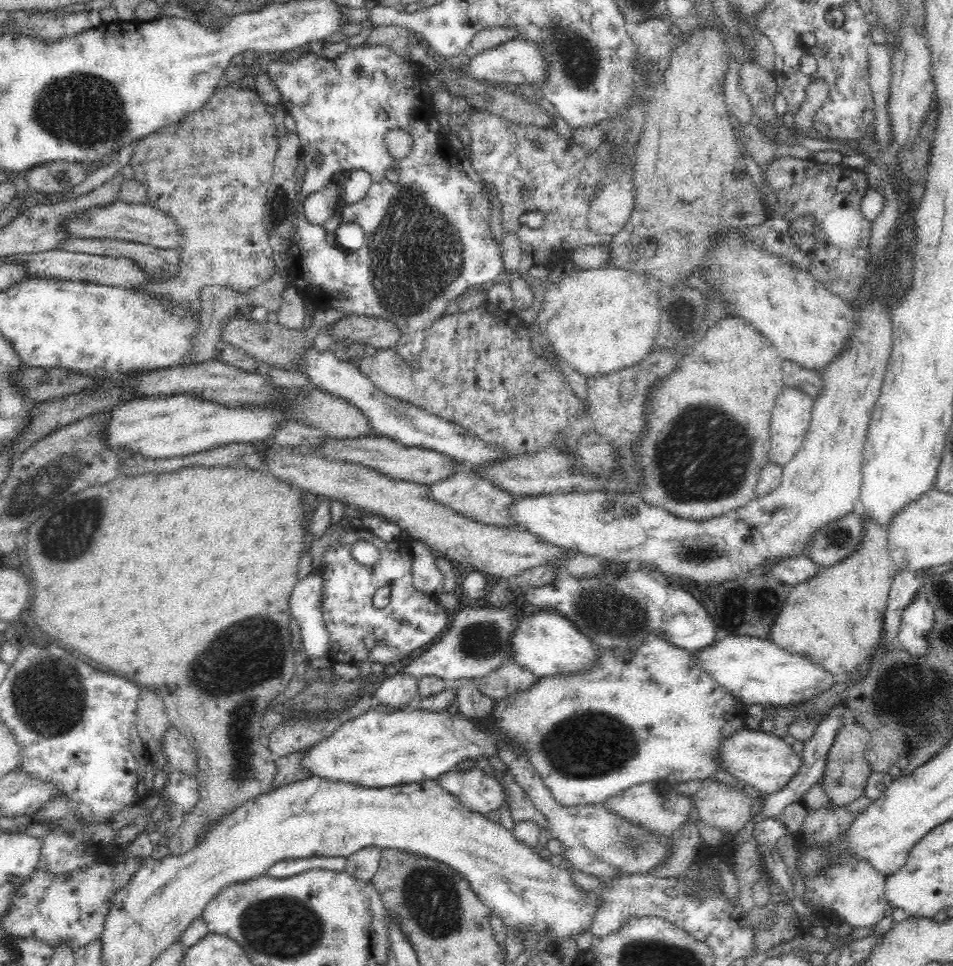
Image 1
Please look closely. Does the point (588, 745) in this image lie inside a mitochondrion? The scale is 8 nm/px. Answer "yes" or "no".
yes

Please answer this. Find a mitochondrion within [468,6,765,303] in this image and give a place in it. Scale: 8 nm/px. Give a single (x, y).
(578, 56)

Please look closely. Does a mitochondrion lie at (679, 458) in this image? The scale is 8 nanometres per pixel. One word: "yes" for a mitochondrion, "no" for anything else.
yes

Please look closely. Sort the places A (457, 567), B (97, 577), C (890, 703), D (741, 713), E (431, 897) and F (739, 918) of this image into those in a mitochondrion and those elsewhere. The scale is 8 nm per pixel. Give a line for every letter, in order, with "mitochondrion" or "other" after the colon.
A: other
B: other
C: mitochondrion
D: other
E: mitochondrion
F: other

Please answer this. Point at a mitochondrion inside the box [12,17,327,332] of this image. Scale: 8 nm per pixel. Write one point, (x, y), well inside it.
(85, 110)

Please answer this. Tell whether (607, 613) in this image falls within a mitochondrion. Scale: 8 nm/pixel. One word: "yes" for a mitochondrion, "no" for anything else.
yes

